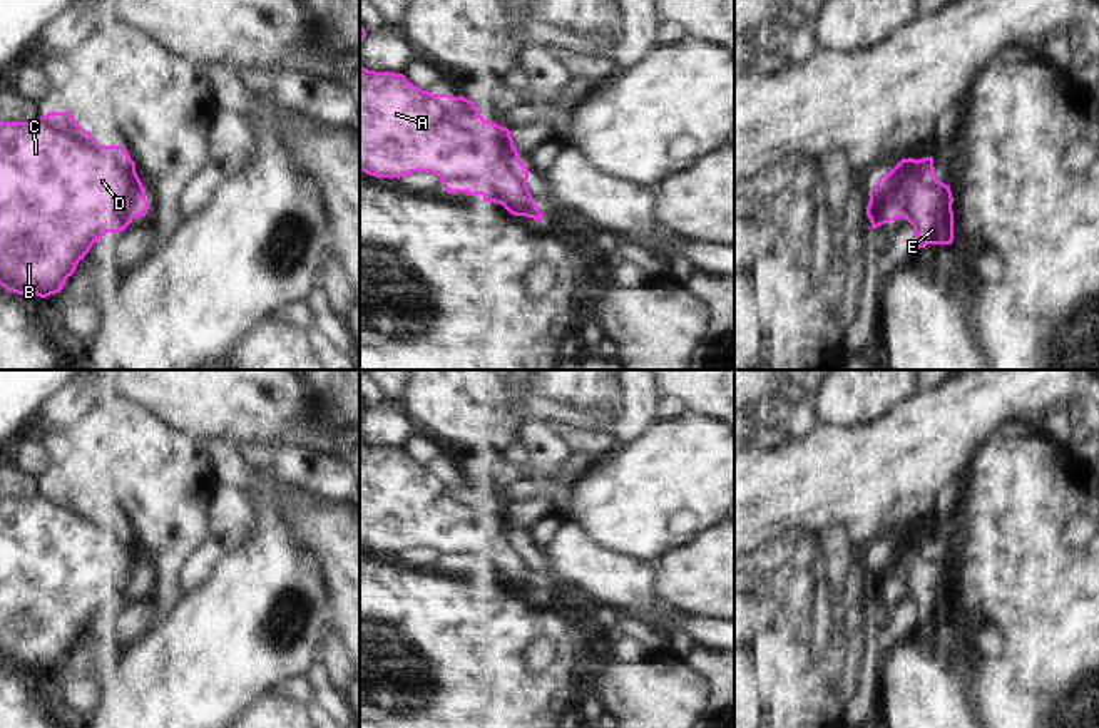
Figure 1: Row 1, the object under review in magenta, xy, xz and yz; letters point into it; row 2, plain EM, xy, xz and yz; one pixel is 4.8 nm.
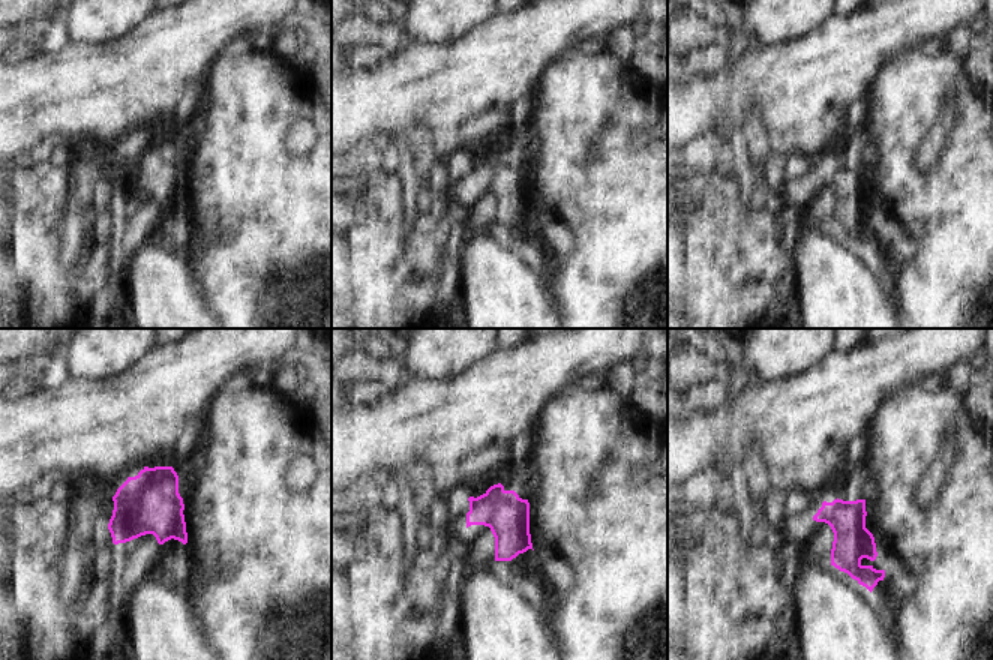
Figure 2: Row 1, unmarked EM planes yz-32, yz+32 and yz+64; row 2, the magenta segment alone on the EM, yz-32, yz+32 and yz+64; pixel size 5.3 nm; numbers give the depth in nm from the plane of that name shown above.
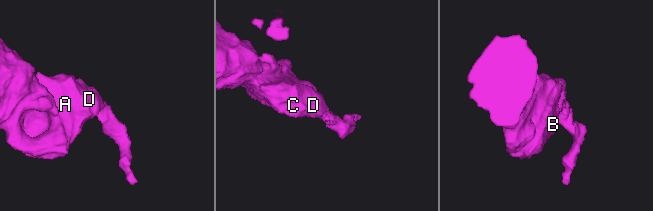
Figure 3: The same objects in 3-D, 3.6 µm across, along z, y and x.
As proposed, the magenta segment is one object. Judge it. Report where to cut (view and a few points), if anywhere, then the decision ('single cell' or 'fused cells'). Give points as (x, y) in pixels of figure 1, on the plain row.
no cut; single cell

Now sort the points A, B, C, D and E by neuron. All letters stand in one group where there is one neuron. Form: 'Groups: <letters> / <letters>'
Groups: A B C D E.

